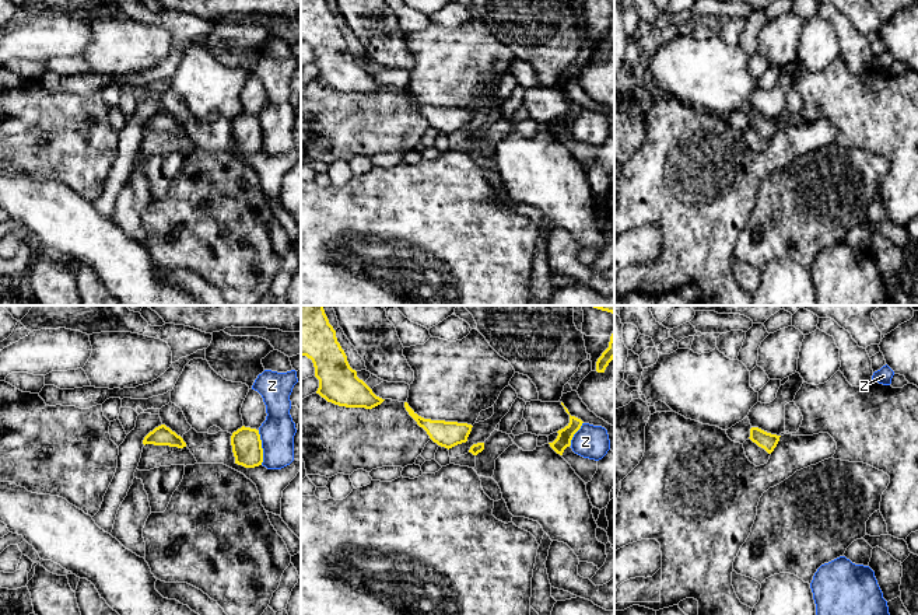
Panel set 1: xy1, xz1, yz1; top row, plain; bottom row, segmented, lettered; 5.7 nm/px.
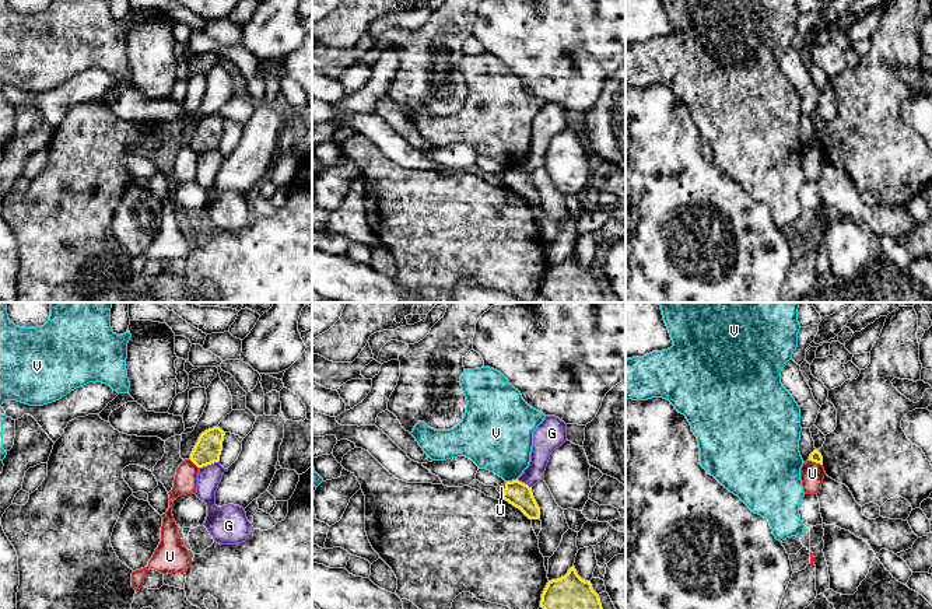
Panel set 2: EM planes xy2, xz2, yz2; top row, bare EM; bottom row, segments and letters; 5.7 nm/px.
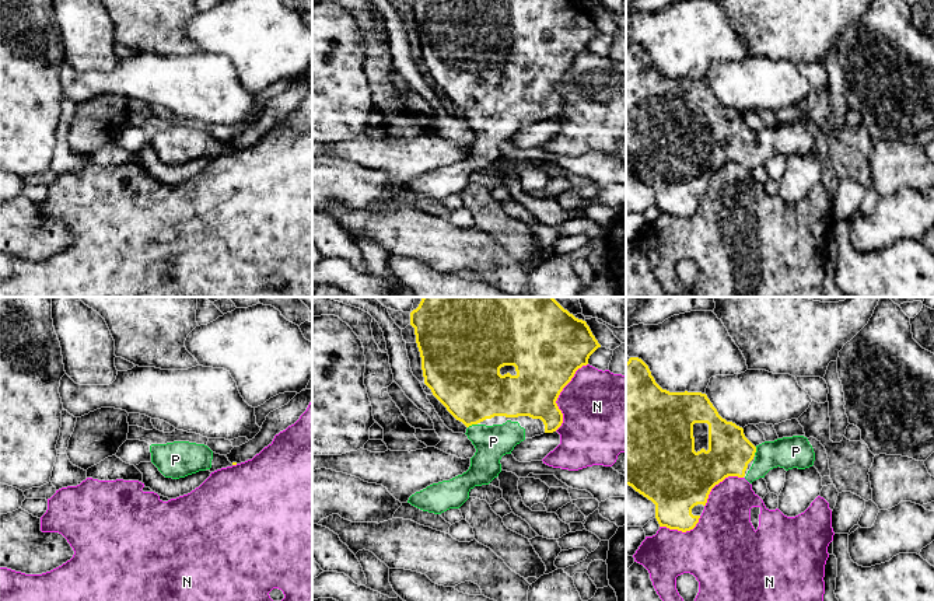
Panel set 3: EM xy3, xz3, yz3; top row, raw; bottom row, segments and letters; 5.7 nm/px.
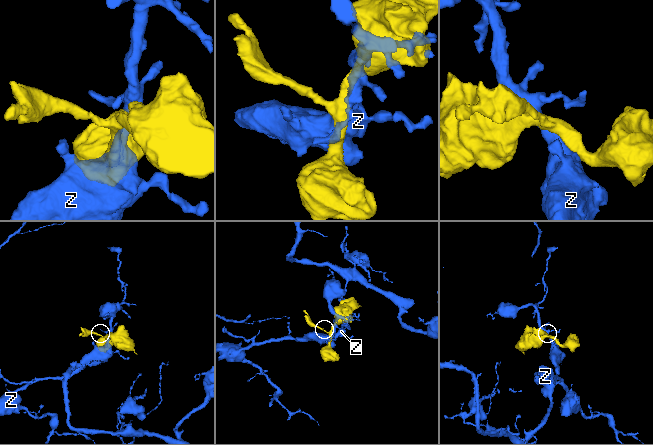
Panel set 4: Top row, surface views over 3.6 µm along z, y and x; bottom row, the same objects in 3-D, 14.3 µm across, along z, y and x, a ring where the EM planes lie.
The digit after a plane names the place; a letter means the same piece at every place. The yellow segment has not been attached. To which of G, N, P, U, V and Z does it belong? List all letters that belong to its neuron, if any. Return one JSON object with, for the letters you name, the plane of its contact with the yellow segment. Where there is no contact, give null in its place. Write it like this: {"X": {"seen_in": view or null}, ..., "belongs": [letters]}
{"P": {"seen_in": "xz3"}, "belongs": ["P"]}

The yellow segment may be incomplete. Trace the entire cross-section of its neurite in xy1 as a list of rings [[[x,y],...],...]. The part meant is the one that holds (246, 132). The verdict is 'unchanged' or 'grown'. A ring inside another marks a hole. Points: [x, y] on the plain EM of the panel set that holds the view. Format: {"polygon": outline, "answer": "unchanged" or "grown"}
{"polygon": [[[242,112],[231,122],[235,150],[255,154],[263,148],[263,134],[259,116]]], "answer": "unchanged"}

